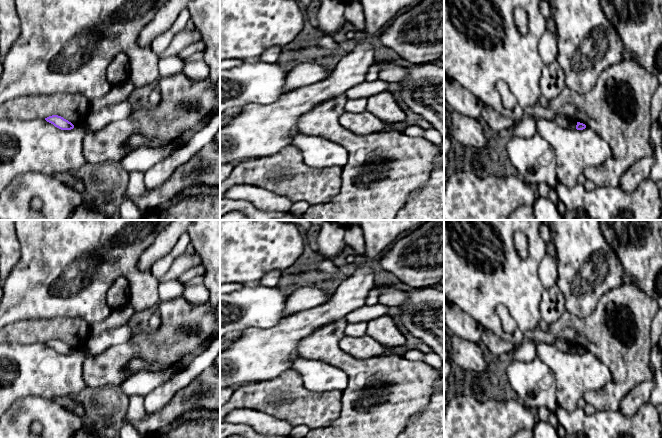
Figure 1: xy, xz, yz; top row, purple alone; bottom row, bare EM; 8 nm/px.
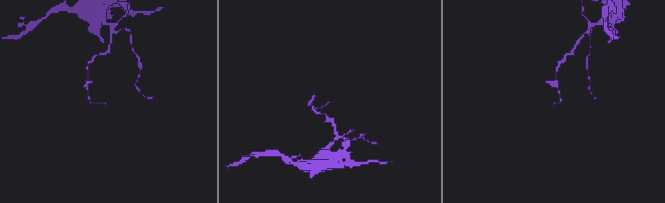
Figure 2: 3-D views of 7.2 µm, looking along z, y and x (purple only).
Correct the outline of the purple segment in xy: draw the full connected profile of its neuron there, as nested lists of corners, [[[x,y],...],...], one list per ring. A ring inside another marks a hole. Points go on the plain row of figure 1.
[[[58,339],[49,340],[45,344],[61,354],[71,354],[74,352],[71,346]]]

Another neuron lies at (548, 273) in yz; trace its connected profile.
[[[546,254],[539,264],[538,275],[545,289],[554,286],[558,279],[558,259],[554,254]]]

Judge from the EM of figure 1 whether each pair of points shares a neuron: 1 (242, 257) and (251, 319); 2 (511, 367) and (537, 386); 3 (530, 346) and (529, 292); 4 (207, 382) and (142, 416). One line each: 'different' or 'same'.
1: different
2: same
3: different
4: same

